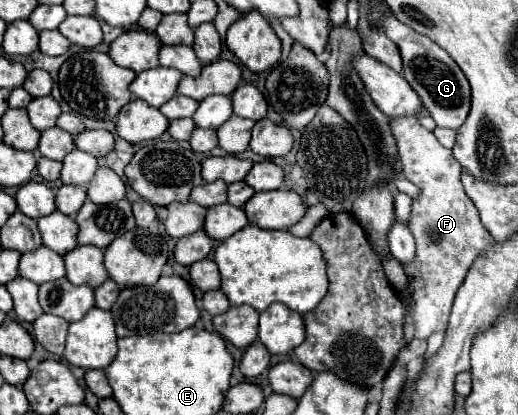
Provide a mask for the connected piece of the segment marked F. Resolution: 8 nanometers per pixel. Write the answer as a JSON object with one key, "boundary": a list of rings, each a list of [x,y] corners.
{"boundary":[[[391,119],[391,127],[399,143],[403,173],[411,183],[421,187],[421,197],[413,201],[409,223],[417,245],[417,259],[411,267],[405,267],[405,273],[409,277],[409,287],[413,287],[411,305],[415,337],[427,339],[435,331],[447,329],[457,289],[463,285],[475,259],[485,255],[495,239],[487,235],[475,205],[463,189],[463,169],[455,161],[451,149],[445,149],[431,131],[421,127],[417,119]]]}

